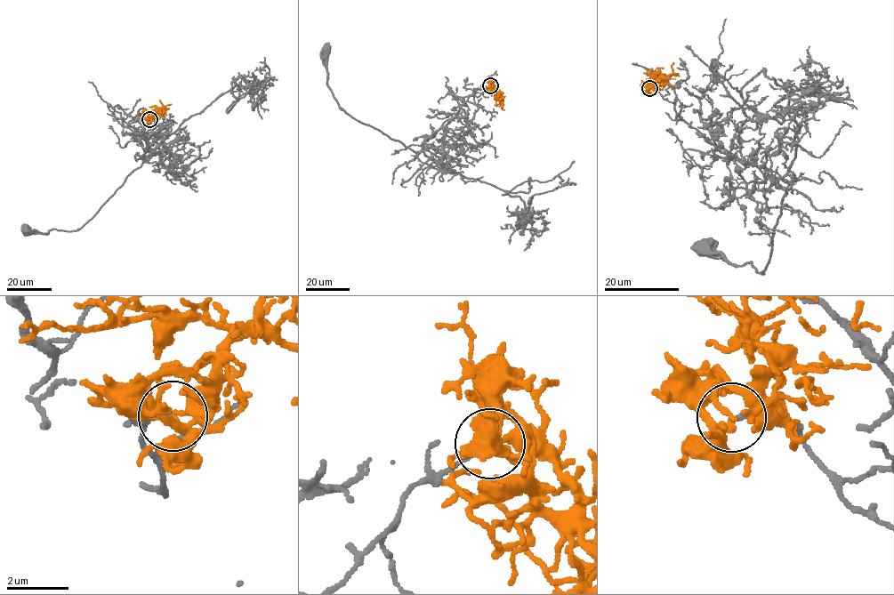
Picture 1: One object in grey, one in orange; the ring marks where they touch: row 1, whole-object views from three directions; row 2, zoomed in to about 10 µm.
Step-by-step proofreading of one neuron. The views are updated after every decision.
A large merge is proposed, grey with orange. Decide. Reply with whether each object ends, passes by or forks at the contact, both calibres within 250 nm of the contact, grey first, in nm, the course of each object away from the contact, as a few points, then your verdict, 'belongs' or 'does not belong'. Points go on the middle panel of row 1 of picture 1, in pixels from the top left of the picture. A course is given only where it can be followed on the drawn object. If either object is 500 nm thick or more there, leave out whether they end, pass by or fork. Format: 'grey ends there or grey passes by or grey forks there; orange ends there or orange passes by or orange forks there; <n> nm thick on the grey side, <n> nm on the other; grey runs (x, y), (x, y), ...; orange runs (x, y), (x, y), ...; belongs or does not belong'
grey ends there; orange forks there; 140 nm thick on the grey side, 180 nm on the other; grey runs (490, 86), (477, 97), (469, 97), (455, 116), (415, 152), (340, 108), (327, 84), (327, 51); orange runs (490, 86), (500, 93), (500, 104), (504, 109); does not belong

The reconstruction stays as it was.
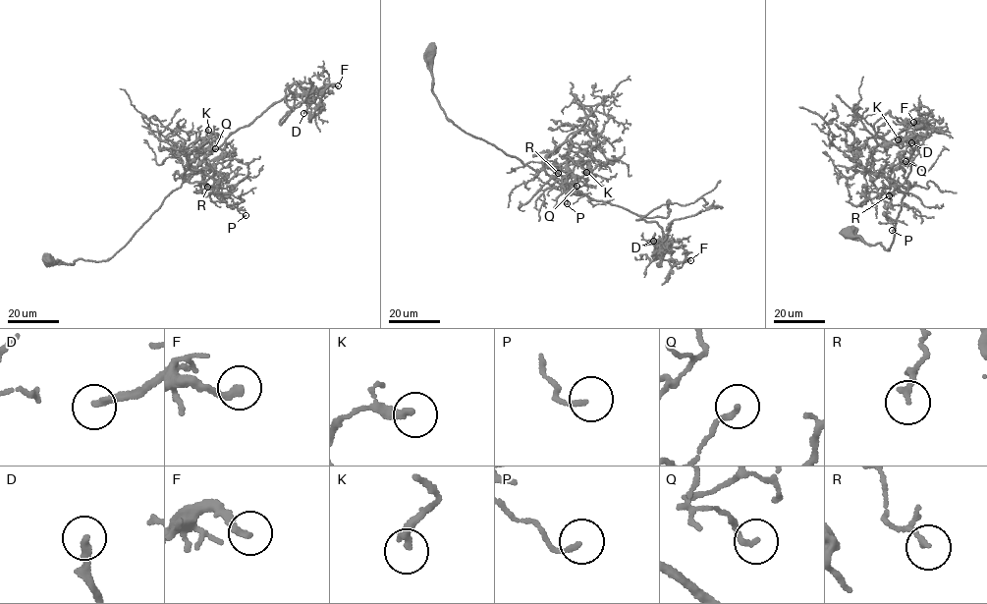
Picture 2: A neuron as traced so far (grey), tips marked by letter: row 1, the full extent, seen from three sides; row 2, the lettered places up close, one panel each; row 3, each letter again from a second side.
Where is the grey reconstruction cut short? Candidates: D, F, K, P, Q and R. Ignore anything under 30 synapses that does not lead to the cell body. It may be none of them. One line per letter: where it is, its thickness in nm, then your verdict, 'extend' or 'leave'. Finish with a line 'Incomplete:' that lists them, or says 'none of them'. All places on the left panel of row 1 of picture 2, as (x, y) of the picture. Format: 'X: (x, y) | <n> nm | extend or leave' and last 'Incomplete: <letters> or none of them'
D: (303, 113) | 220 nm | extend
F: (338, 85) | 240 nm | leave
K: (208, 130) | 280 nm | leave
P: (246, 215) | 150 nm | leave
Q: (215, 148) | 180 nm | leave
R: (207, 187) | 170 nm | leave
Incomplete: D

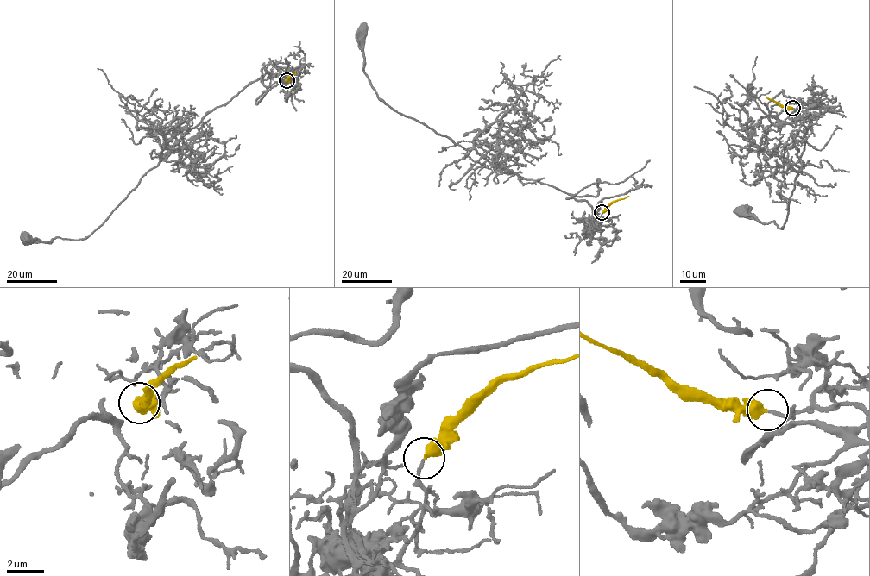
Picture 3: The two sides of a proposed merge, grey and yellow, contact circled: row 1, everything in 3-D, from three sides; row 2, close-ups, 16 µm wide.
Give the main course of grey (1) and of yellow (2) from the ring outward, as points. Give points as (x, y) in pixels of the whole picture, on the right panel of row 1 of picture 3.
1: (792, 108), (811, 107), (791, 114), (793, 127), (767, 105), (783, 90), (806, 128), (783, 227), (741, 211)
2: (792, 108), (786, 109), (765, 96)

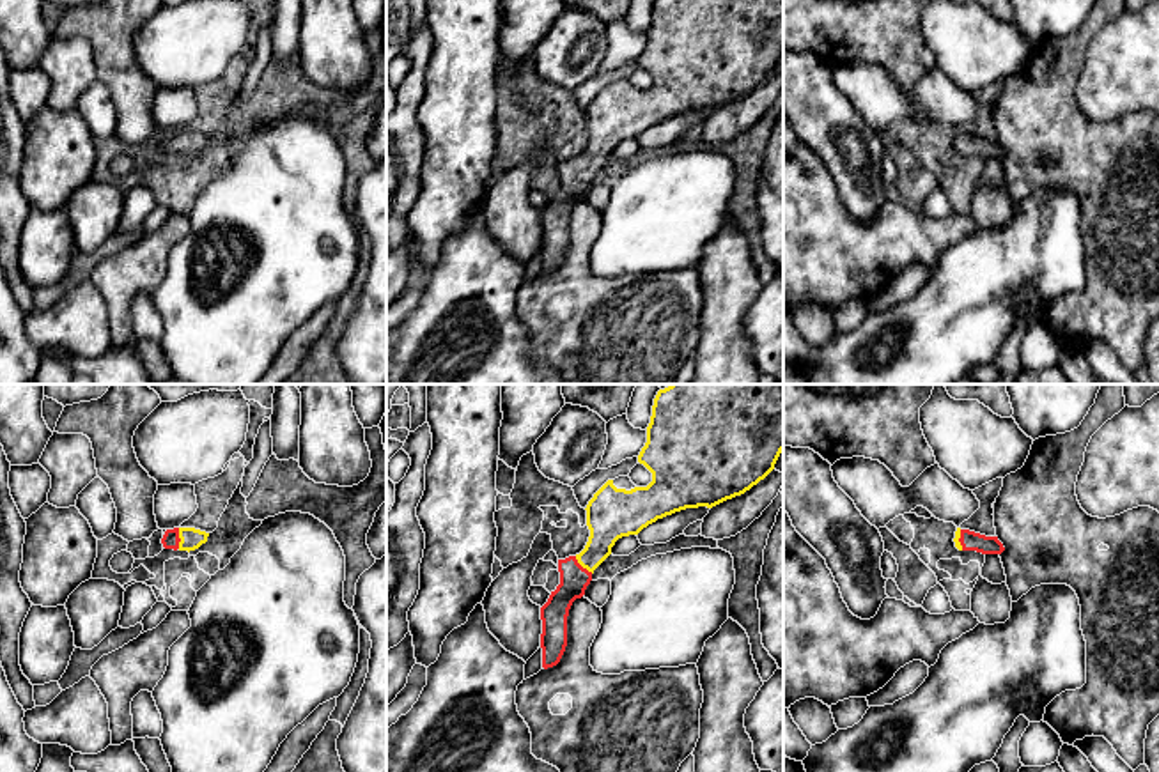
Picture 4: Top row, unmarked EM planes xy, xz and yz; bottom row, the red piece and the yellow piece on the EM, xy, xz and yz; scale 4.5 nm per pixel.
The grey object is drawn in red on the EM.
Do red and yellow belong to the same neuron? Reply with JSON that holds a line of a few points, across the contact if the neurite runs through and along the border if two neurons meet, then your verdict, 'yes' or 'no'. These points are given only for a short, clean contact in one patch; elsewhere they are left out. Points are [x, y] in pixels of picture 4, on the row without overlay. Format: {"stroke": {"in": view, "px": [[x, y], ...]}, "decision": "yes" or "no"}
{"stroke": {"in": "xy", "px": [[171, 142], [179, 142], [192, 142]]}, "decision": "yes"}

